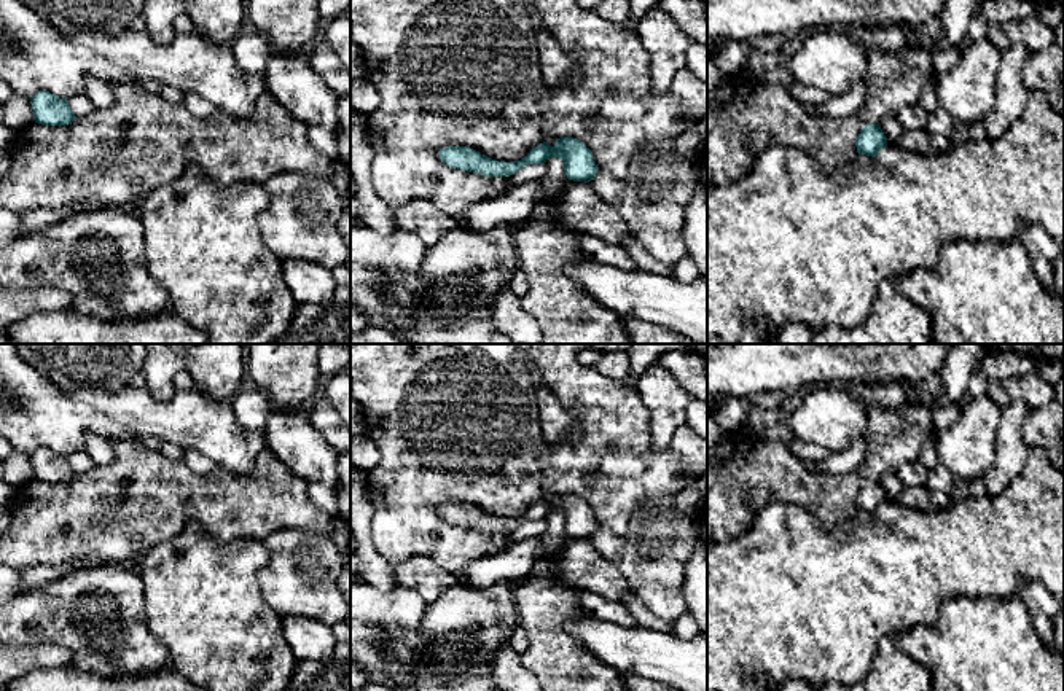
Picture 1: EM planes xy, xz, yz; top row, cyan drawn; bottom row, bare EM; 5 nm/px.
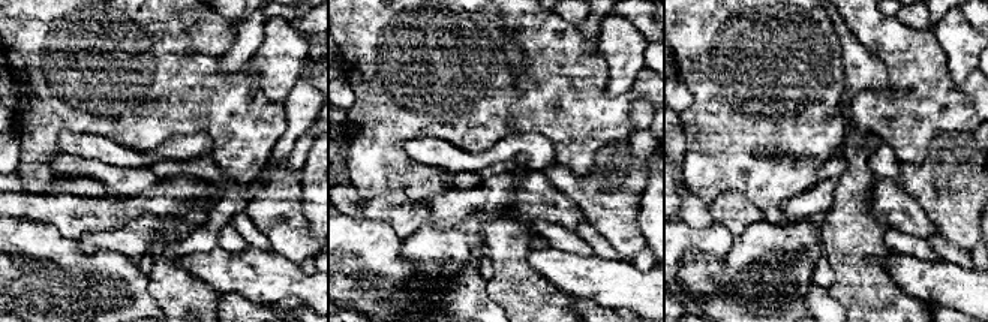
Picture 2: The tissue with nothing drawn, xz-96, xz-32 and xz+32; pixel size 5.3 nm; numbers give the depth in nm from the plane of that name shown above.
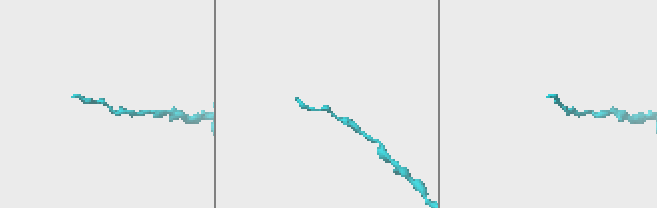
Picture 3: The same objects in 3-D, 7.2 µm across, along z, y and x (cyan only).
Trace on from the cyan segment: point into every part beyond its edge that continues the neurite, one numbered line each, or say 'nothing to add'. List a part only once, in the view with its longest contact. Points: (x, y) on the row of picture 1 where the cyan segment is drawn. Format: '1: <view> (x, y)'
nothing to add

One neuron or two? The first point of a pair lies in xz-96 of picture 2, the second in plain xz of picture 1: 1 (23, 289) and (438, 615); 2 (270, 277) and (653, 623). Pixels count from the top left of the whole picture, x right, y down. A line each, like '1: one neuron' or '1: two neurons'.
1: two neurons
2: two neurons

